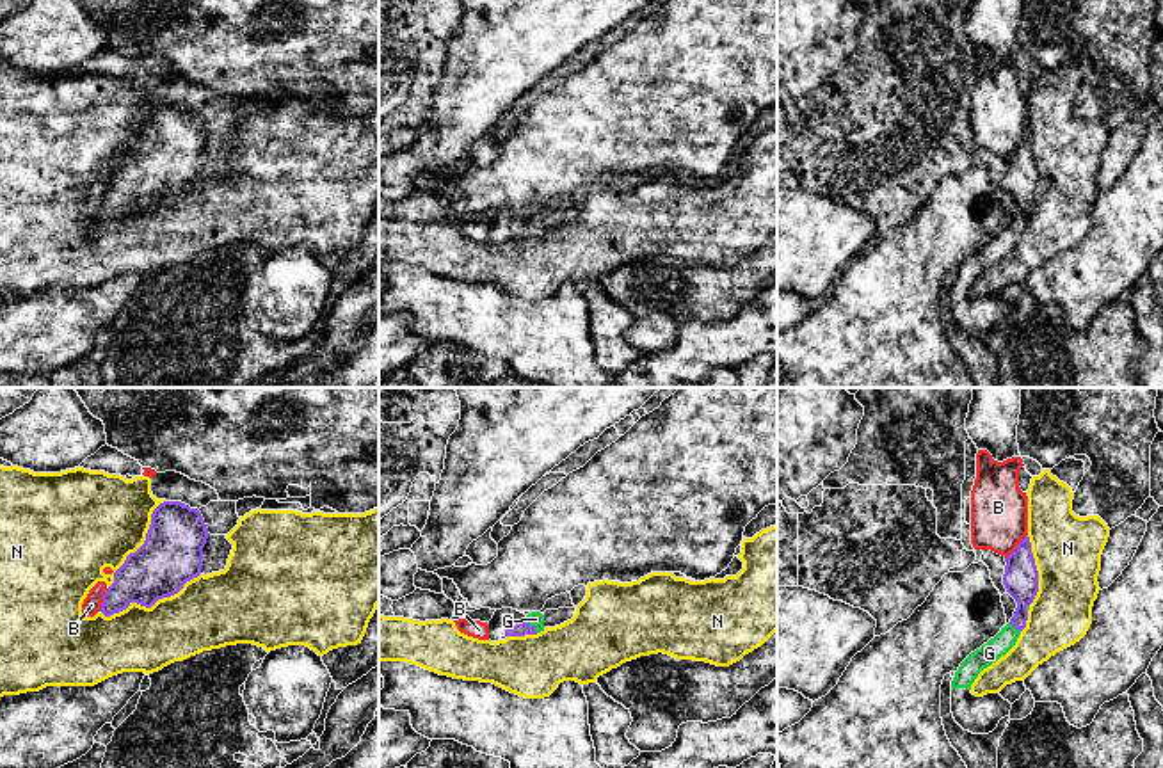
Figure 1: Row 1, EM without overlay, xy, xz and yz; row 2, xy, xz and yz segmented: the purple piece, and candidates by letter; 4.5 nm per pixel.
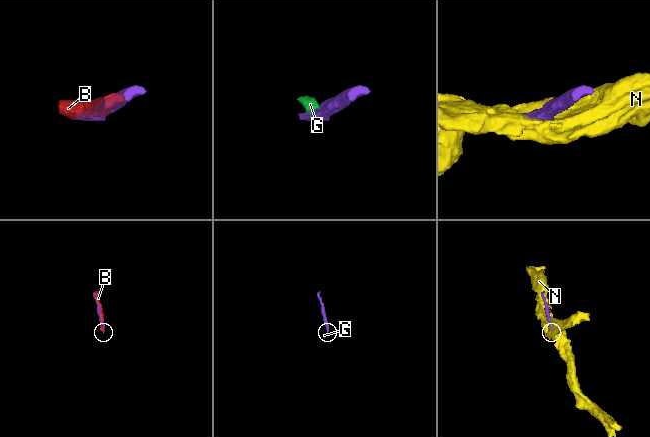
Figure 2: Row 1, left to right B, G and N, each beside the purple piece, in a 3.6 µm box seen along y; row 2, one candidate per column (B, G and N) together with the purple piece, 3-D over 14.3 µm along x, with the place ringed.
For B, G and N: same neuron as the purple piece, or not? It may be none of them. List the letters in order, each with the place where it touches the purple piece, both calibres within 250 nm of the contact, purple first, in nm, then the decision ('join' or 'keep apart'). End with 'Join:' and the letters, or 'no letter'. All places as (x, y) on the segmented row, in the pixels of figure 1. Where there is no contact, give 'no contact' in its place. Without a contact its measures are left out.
B: meets purple in yz at (1018, 546); 160 nm thick on the purple side, 260 nm on the other; keep apart
G: meets purple in xz at (532, 626); 60 nm thick on the purple side, 70 nm on the other; join
N: meets purple in xy at (150, 607); 280 nm thick on the purple side, 320 nm on the other; keep apart
Join: G

